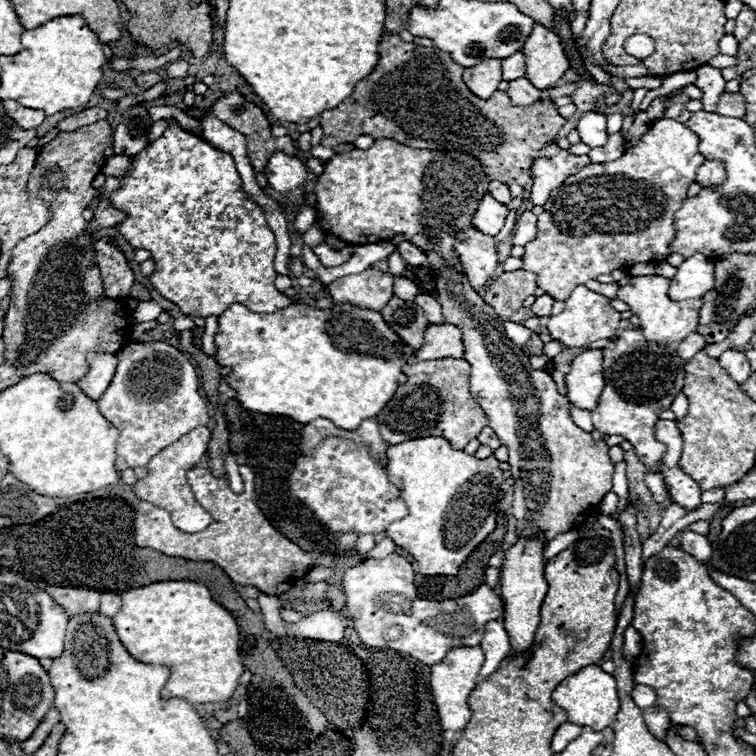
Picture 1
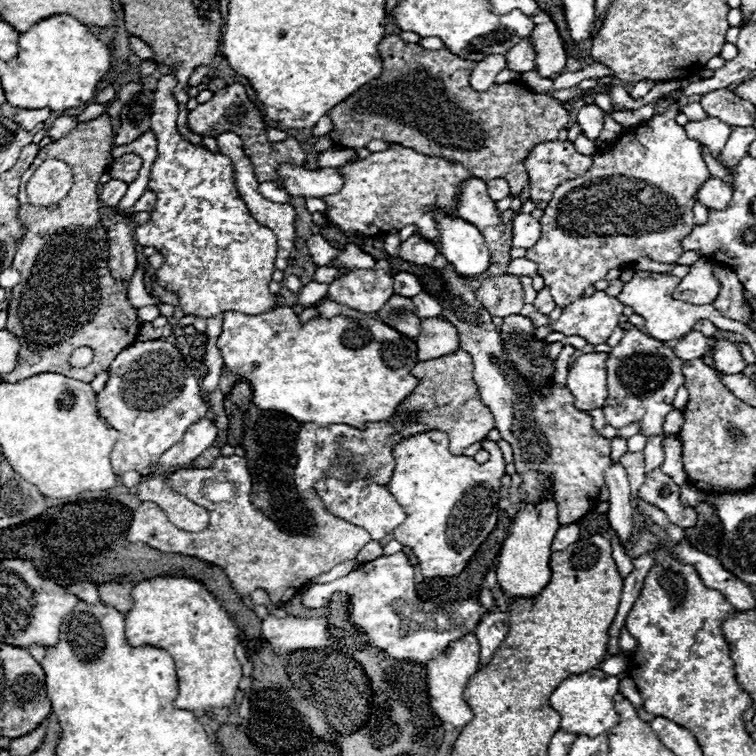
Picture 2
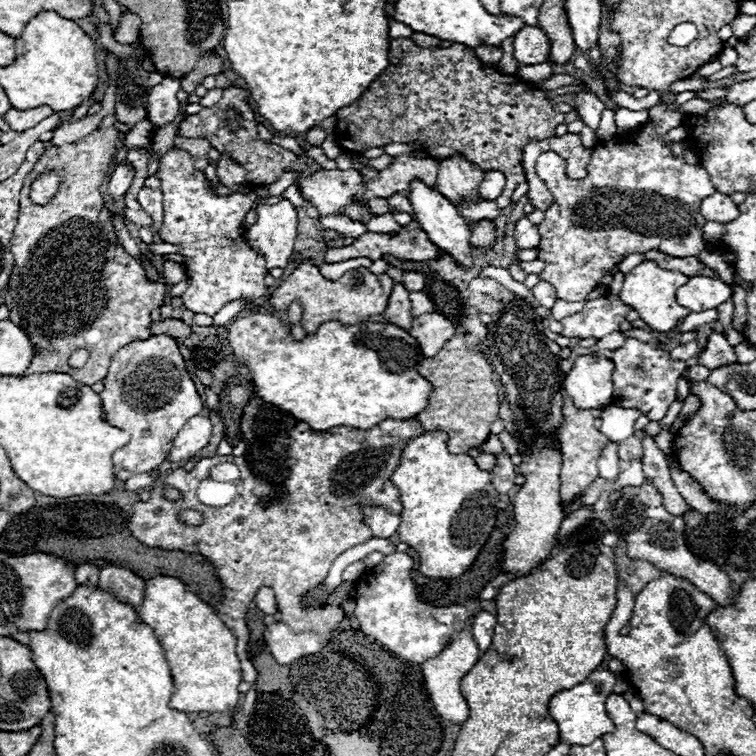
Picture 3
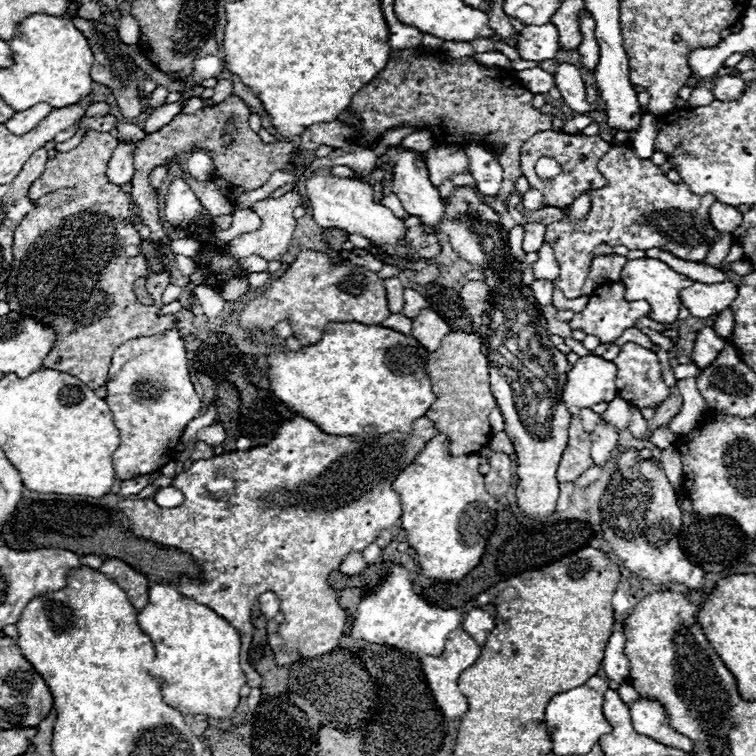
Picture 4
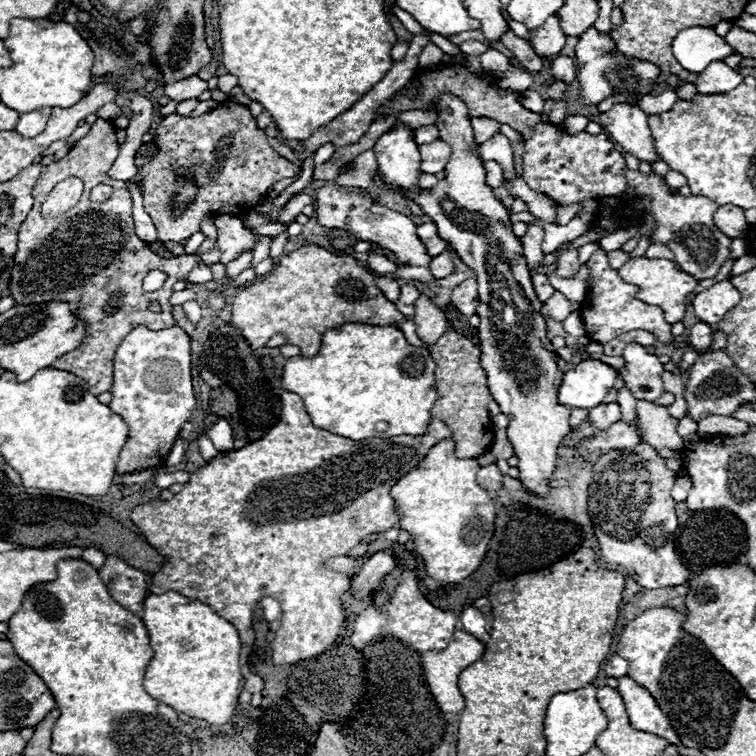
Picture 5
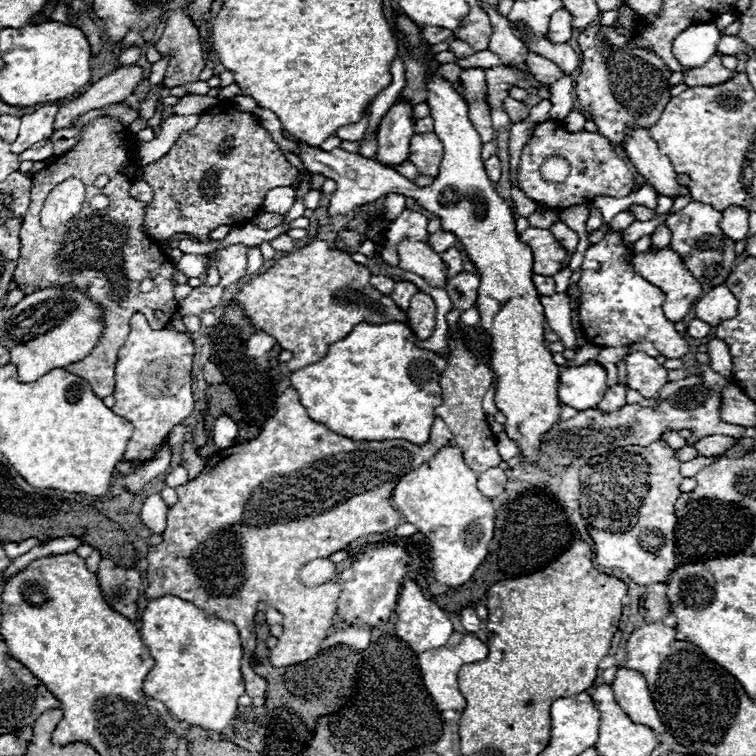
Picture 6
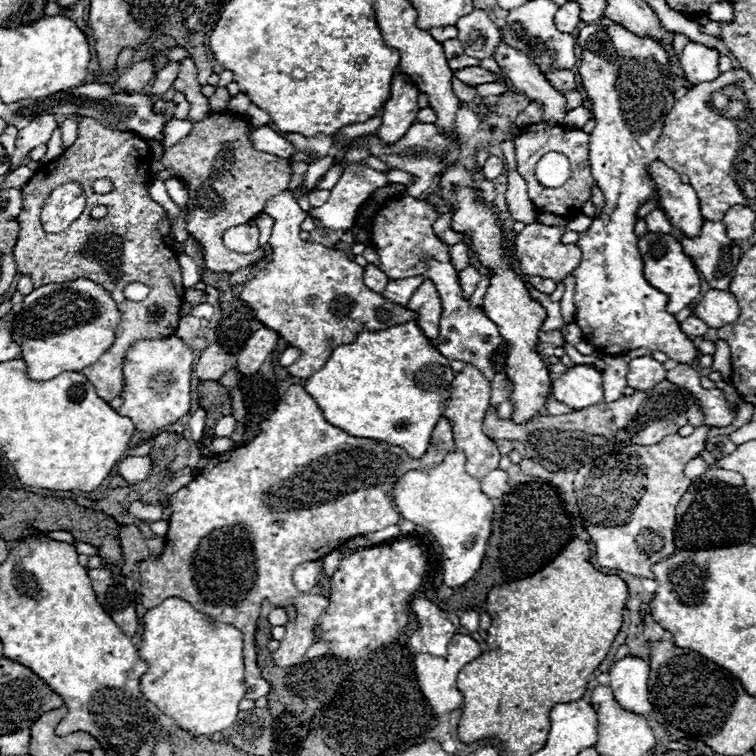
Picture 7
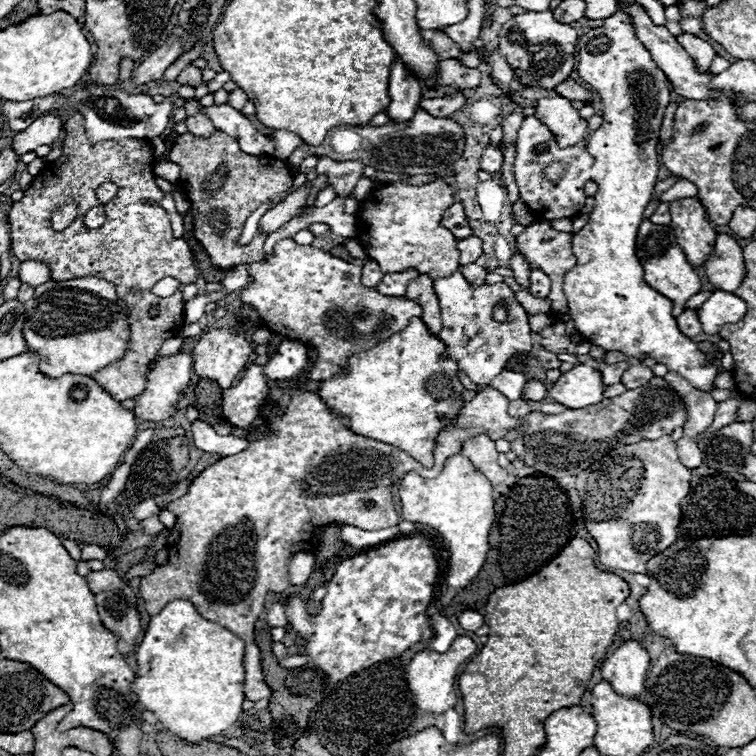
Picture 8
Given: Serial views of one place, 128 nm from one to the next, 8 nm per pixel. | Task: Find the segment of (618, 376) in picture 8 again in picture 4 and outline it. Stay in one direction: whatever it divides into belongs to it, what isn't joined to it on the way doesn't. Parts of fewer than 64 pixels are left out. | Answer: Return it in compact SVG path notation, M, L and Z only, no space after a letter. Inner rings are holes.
M604 422L598 424L598 428L592 432L594 436L594 444L592 444L592 460L596 466L604 468L616 450L616 442L618 442L618 432L612 426L606 426Z

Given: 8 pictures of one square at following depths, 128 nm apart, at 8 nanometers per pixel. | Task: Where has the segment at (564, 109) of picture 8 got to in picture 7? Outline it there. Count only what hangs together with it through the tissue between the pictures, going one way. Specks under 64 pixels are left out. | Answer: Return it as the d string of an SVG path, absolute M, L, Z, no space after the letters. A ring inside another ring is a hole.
M500 42L494 52L494 60L516 90L544 106L544 122L564 124L564 96L544 78L544 74L530 62L528 56L524 56L524 52Z

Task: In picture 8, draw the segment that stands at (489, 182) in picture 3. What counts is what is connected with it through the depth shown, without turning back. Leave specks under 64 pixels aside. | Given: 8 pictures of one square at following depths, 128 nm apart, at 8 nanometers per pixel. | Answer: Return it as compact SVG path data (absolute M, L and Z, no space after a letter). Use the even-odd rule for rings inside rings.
M488 146L482 154L482 162L480 162L480 168L490 172L490 174L496 174L500 172L500 166L502 166L502 152L494 146Z

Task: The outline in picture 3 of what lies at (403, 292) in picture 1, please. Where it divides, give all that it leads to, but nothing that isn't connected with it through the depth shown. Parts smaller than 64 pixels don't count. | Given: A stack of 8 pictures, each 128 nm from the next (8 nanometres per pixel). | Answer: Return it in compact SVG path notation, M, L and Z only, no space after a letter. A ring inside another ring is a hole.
M406 272L404 278L402 278L402 286L408 290L408 292L420 292L424 288L424 282L426 278L418 272Z

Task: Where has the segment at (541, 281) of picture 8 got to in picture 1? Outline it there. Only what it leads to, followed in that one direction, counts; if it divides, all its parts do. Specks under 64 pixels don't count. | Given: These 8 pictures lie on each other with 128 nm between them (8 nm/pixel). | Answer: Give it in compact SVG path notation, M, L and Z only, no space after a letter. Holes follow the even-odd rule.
M548 294L538 296L530 310L532 310L536 316L550 316L550 310L552 310L552 296L548 296Z

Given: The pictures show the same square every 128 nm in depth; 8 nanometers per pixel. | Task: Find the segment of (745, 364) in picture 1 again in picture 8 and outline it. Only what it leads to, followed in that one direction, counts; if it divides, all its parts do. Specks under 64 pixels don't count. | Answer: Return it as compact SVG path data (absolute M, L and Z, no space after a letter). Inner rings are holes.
M684 310L676 320L678 320L680 332L684 332L688 338L692 338L692 336L696 336L696 334L702 332L702 324L698 320L696 310Z

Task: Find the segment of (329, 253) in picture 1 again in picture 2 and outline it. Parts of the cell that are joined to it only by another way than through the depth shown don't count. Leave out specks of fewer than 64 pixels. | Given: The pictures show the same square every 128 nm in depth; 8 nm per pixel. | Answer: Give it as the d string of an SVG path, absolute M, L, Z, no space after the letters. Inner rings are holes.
M346 244L346 248L334 258L330 260L330 266L348 266L348 268L374 268L376 260L362 252L360 246L356 244Z

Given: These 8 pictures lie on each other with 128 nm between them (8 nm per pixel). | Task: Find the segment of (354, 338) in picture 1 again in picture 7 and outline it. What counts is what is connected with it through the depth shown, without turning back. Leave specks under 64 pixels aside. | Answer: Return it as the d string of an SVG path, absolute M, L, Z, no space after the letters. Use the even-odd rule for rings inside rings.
M404 322L380 332L358 332L356 340L336 346L328 362L304 380L304 390L316 400L330 424L356 438L372 438L402 446L412 458L420 458L428 446L436 422L448 404L448 382L454 378L450 362L430 344L418 324Z

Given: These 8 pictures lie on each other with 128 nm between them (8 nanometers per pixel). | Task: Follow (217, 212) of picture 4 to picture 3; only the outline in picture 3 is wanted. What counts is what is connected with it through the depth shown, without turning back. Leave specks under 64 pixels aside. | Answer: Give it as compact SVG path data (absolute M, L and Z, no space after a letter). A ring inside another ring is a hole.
M176 134L174 146L182 148L182 150L186 150L190 156L194 156L196 168L206 168L206 166L208 166L208 150L210 150L210 144L208 144L208 142L192 140L192 138L184 138L184 136L178 136L178 134Z

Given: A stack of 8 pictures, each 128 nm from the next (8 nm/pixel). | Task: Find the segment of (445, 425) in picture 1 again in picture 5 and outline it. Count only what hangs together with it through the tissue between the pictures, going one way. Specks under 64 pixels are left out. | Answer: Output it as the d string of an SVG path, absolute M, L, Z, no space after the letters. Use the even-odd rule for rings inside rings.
M448 330L434 346L430 346L430 354L436 362L434 380L438 392L438 400L430 414L448 424L458 458L480 458L490 450L494 436L494 424L488 414L490 392L486 386L486 372L480 364L480 348L466 336Z

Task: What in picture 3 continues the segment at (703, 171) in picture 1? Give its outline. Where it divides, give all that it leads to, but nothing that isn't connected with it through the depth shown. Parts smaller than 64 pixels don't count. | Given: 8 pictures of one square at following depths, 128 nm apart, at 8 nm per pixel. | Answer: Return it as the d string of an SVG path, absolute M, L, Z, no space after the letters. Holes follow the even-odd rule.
M714 192L712 196L706 196L700 204L700 212L706 220L714 220L714 222L728 222L734 220L740 212L738 206L732 202L730 196L722 194L722 192Z

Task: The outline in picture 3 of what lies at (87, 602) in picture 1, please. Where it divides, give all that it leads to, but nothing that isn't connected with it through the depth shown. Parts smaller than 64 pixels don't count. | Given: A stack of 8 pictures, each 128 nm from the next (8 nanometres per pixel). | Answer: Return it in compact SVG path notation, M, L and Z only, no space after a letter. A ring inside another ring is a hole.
M82 564L82 566L78 566L78 570L76 570L76 582L78 582L78 584L84 584L84 586L86 586L88 582L92 582L90 586L92 586L92 588L98 588L98 572L100 572L100 568Z

